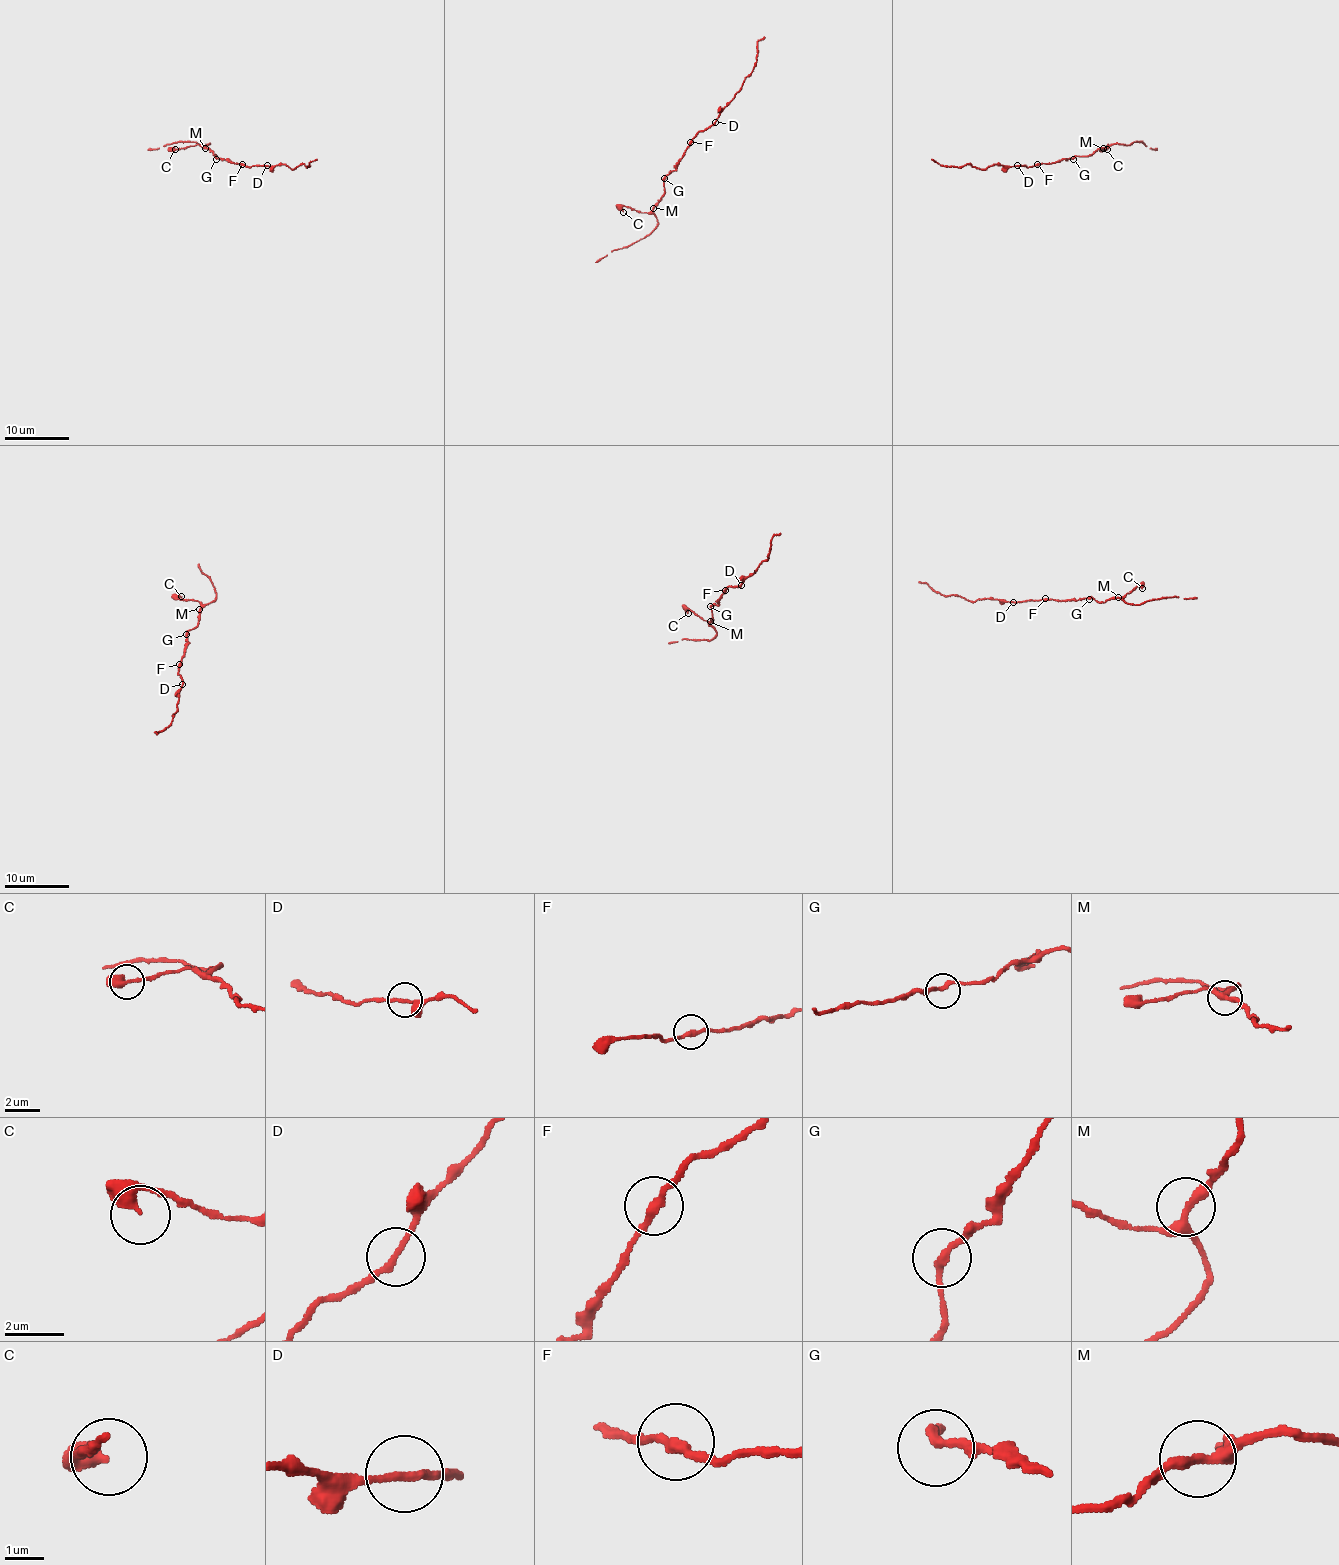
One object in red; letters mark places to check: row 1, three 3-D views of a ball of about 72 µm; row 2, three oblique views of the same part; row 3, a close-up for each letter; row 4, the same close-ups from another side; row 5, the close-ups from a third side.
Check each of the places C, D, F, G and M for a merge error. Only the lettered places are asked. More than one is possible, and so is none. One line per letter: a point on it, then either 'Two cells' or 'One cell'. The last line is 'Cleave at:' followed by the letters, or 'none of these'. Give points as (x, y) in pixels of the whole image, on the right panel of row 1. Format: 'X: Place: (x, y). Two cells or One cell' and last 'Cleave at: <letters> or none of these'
C: Place: (1107, 149). One cell
D: Place: (1017, 165). One cell
F: Place: (1037, 164). One cell
G: Place: (1073, 159). One cell
M: Place: (1103, 148). One cell
Cleave at: none of these

